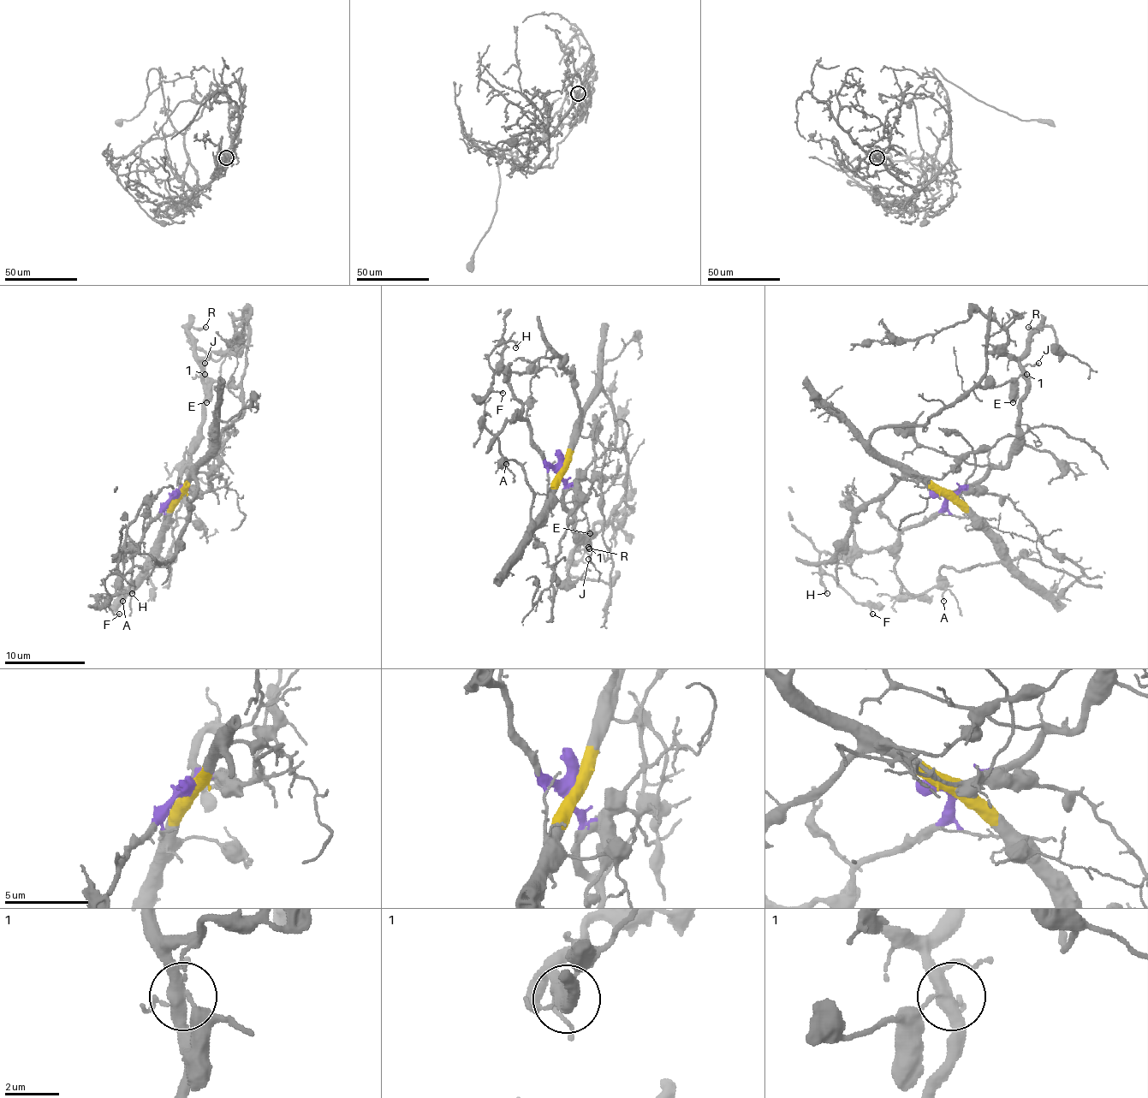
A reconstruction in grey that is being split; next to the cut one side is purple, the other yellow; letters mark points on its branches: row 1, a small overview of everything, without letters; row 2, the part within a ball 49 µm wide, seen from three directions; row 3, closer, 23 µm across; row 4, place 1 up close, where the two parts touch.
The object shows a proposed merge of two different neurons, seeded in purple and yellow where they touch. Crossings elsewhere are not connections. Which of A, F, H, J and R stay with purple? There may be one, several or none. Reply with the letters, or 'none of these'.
F, H, J, R

